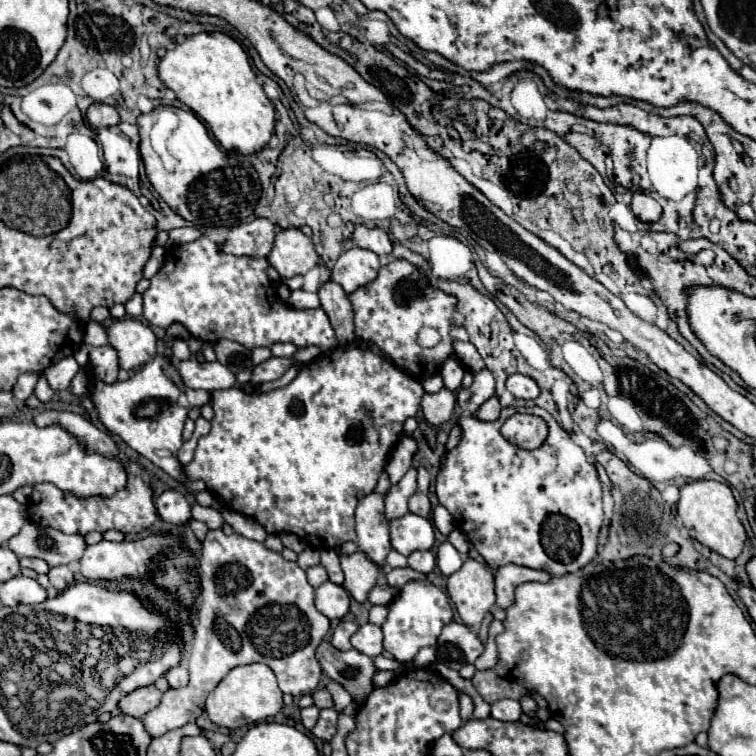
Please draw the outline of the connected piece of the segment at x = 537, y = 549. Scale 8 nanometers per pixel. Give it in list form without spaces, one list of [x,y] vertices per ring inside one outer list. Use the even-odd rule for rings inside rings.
[[[504,407],[500,419],[494,423],[478,421],[472,415],[460,417],[458,423],[464,429],[462,441],[454,449],[444,451],[444,455],[440,457],[440,469],[436,477],[438,501],[452,513],[456,527],[468,535],[470,543],[492,569],[516,563],[548,571],[554,577],[576,573],[596,557],[596,537],[604,517],[602,483],[596,465],[588,461],[582,447],[578,447],[572,441],[570,433],[564,431],[556,423],[556,419],[544,409],[538,409],[538,415],[550,427],[546,441],[538,449],[520,449],[518,445],[512,445],[508,439],[504,439],[500,427],[508,417],[518,411],[524,409]]]

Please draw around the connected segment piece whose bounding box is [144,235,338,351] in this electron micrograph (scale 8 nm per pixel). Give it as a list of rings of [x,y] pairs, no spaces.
[[[202,235],[200,239],[184,243],[174,253],[170,253],[162,271],[150,279],[150,289],[144,293],[144,317],[148,319],[150,325],[162,329],[166,329],[170,323],[182,323],[194,337],[208,343],[230,339],[246,345],[248,349],[270,347],[276,341],[290,341],[298,347],[316,345],[322,351],[338,347],[338,339],[326,311],[322,307],[296,311],[292,307],[286,307],[284,301],[280,303],[278,295],[272,289],[272,281],[266,275],[266,267],[268,267],[266,259],[226,255],[218,249],[218,243]]]

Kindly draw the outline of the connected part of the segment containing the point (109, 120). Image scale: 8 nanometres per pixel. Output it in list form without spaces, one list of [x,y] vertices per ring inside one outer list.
[[[92,103],[86,111],[86,119],[88,119],[92,129],[114,127],[114,125],[120,123],[120,115],[118,115],[116,107],[106,105],[106,103]]]

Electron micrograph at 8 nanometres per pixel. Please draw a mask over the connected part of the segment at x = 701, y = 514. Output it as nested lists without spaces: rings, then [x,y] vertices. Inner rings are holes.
[[[690,481],[680,489],[678,517],[688,529],[690,537],[720,553],[726,559],[736,559],[746,541],[746,529],[736,515],[736,499],[726,483],[720,481]]]

